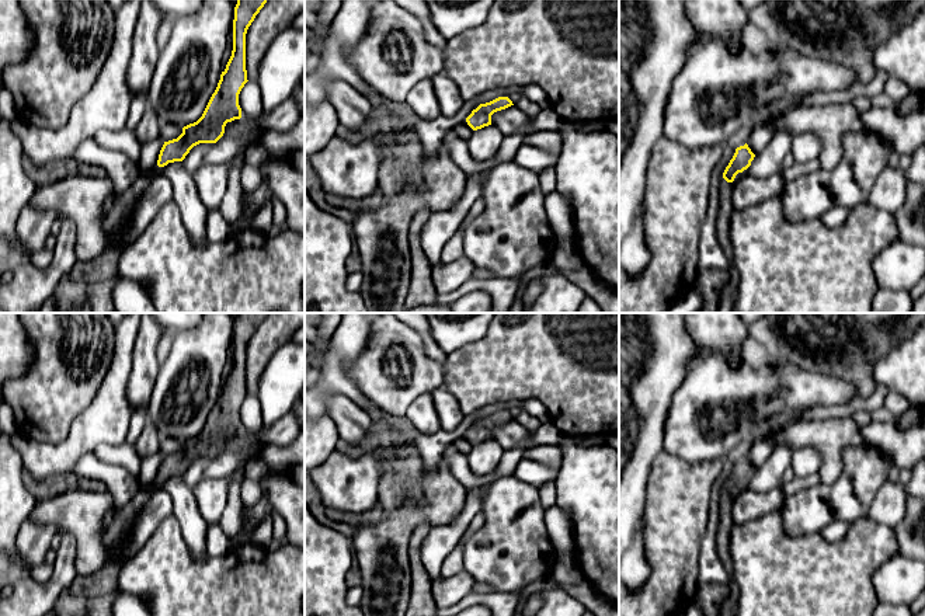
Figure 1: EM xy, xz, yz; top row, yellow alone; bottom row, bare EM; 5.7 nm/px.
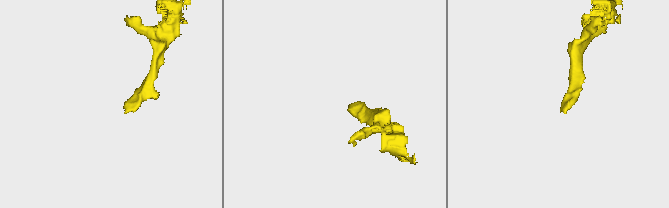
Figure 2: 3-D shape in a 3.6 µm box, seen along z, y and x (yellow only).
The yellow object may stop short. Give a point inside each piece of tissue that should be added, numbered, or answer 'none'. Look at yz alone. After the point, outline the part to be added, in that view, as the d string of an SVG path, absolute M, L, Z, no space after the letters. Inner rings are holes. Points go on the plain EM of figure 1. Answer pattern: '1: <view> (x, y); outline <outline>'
1: yz (726, 524); outline M748 483L744 484L743 487L738 487L733 497L727 497L723 493L723 490L720 494L720 522L719 522L717 536L716 536L716 544L717 544L719 556L724 567L727 568L730 581L733 581L733 560L730 556L730 535L731 535L731 529L734 525L733 516L731 516L731 507L733 507L733 500L747 488L748 488Z

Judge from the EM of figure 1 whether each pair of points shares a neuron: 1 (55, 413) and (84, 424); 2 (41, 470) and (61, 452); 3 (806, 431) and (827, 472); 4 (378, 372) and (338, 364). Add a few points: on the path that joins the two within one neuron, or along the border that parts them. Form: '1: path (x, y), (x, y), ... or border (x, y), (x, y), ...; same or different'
1: border (96, 394), (73, 421), (69, 434), (52, 444); different
2: path (45, 466), (56, 456); same
3: path (816, 441), (827, 452), (827, 462); same
4: border (367, 337), (351, 365), (351, 378), (365, 396); different

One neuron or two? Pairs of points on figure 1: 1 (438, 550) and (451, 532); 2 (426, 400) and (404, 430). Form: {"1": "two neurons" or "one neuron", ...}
{"1": "one neuron", "2": "two neurons"}

